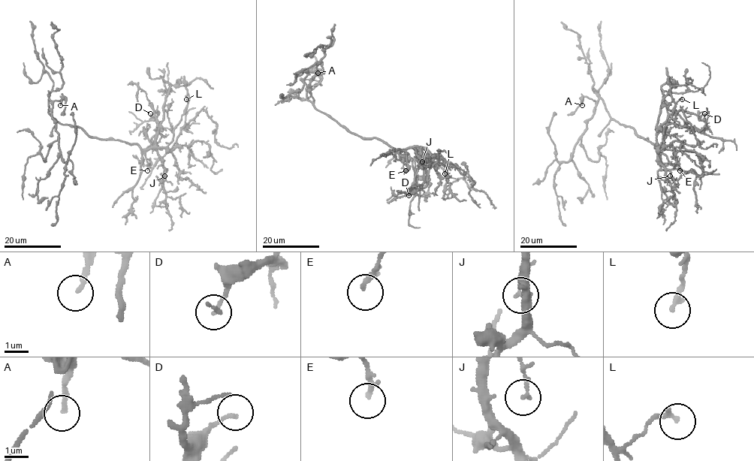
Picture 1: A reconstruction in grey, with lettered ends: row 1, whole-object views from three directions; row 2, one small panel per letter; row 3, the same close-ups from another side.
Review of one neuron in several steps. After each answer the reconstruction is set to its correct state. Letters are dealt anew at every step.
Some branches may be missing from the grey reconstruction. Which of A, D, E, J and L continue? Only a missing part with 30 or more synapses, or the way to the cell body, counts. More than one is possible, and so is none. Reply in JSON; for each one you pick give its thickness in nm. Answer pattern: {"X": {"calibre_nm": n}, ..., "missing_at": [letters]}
{"missing_at": []}

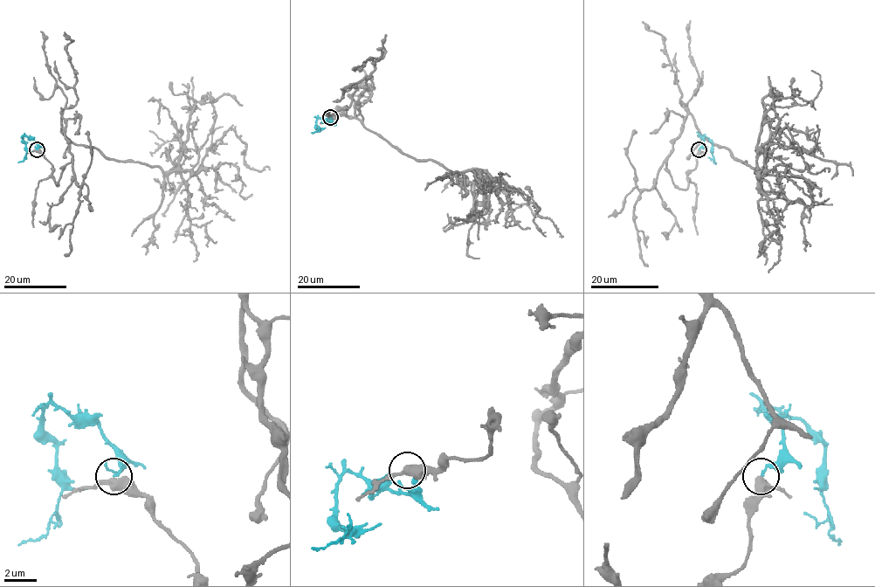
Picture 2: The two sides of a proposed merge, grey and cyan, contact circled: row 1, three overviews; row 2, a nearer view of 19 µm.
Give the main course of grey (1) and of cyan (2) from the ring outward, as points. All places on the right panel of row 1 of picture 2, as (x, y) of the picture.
1: (699, 149), (678, 189), (666, 163), (690, 113), (762, 176), (787, 127), (808, 170), (830, 171)
2: (699, 149), (704, 142), (700, 134), (712, 142), (715, 164)

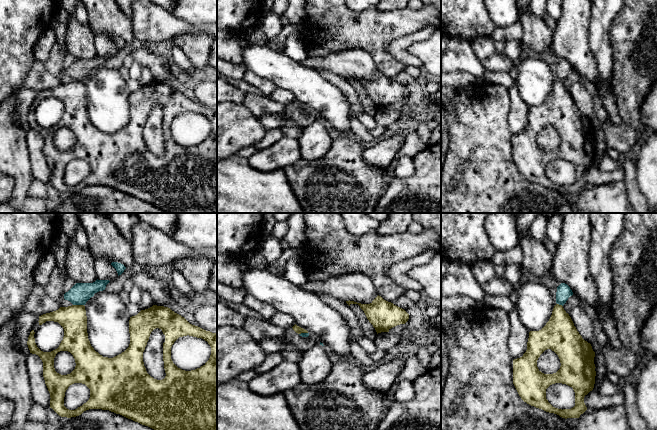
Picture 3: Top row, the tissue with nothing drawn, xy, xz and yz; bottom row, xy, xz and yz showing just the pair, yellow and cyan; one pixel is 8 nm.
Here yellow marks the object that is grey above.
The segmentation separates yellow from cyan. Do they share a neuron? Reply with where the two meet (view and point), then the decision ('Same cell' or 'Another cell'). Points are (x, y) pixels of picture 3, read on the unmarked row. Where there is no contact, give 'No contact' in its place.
Touches yellow at xy (78, 81). Another cell

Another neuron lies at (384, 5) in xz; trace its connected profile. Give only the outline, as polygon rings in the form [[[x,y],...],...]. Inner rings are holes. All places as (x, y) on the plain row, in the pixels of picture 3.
[[[380,0],[376,8],[380,11],[399,10],[407,7],[410,0]]]

